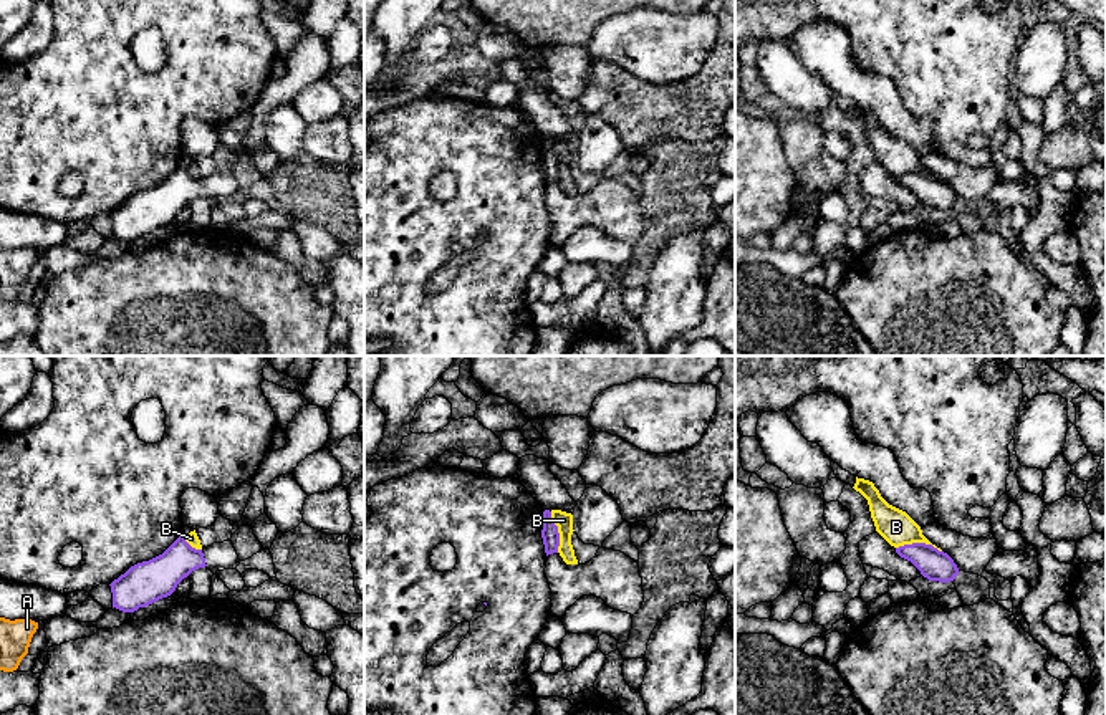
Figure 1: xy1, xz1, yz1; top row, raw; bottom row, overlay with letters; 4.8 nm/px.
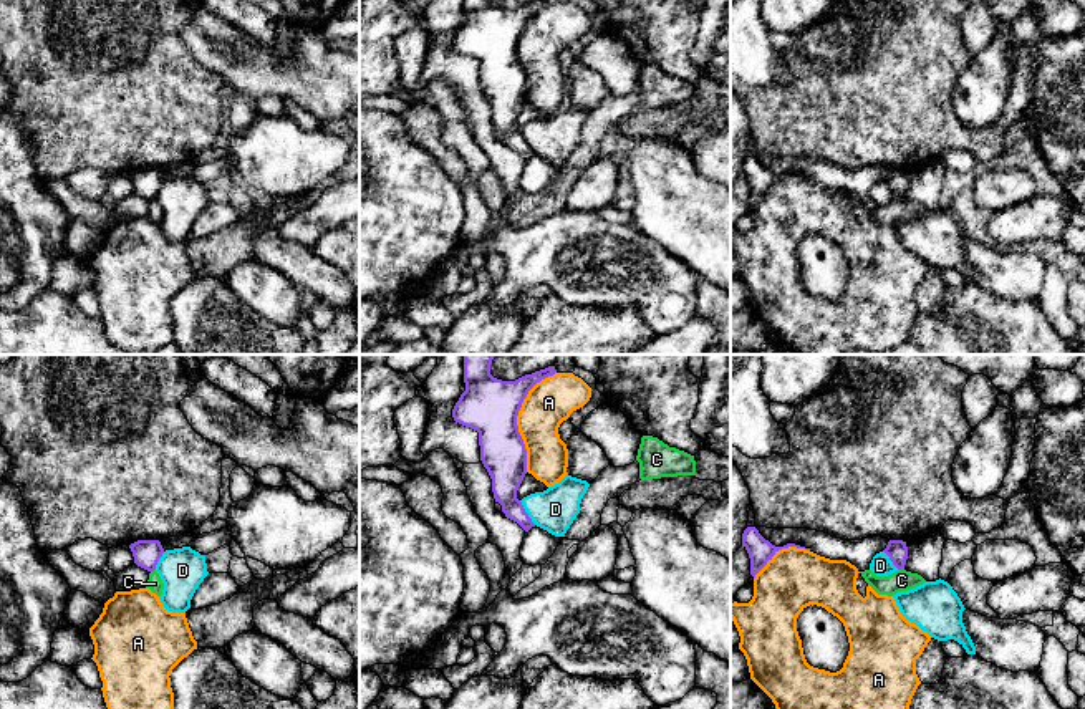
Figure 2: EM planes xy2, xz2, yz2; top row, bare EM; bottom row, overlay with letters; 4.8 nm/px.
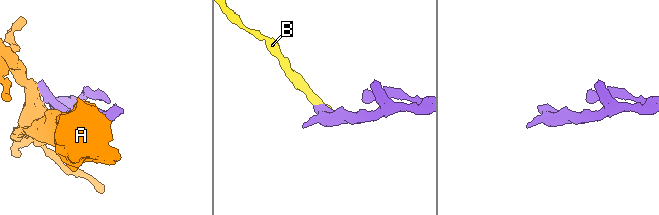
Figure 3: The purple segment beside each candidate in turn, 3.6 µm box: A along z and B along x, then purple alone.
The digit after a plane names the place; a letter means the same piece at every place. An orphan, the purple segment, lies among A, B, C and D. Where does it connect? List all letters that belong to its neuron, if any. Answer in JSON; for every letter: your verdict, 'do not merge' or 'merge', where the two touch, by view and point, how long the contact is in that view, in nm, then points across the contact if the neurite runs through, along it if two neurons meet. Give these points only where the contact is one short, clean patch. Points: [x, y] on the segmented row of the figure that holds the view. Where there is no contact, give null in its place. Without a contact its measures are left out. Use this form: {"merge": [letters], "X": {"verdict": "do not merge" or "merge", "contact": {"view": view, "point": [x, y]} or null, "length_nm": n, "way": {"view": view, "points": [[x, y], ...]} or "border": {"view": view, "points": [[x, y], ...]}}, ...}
{"merge": [], "A": {"verdict": "do not merge", "contact": {"view": "xz2", "point": [515, 418]}, "length_nm": 500}, "B": {"verdict": "do not merge", "contact": {"view": "yz1", "point": [919, 543]}, "length_nm": 220, "border": {"view": "yz1", "points": [[896, 547], [931, 543], [941, 551]]}}, "C": {"verdict": "do not merge", "contact": {"view": "yz2", "point": [901, 569]}, "length_nm": 30, "border": {"view": "yz2", "points": [[898, 569], [903, 570]]}}, "D": {"verdict": "do not merge", "contact": {"view": "xz2", "point": [525, 512]}, "length_nm": 150, "border": {"view": "xz2", "points": [[519, 501], [535, 524]]}}}

